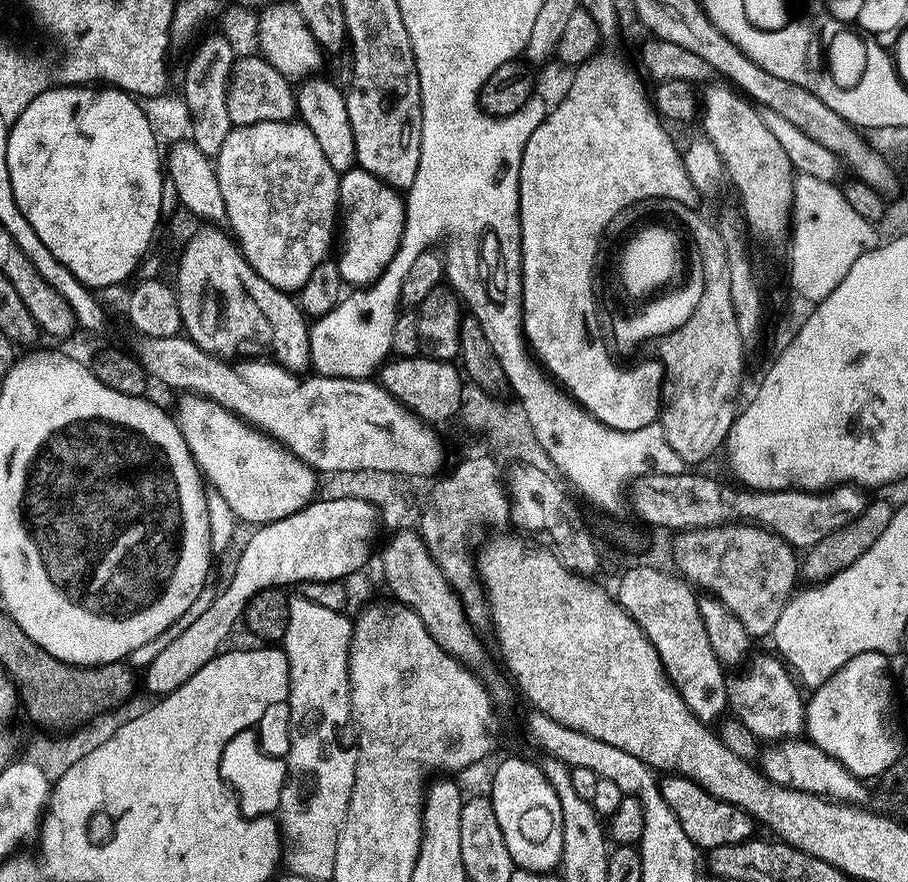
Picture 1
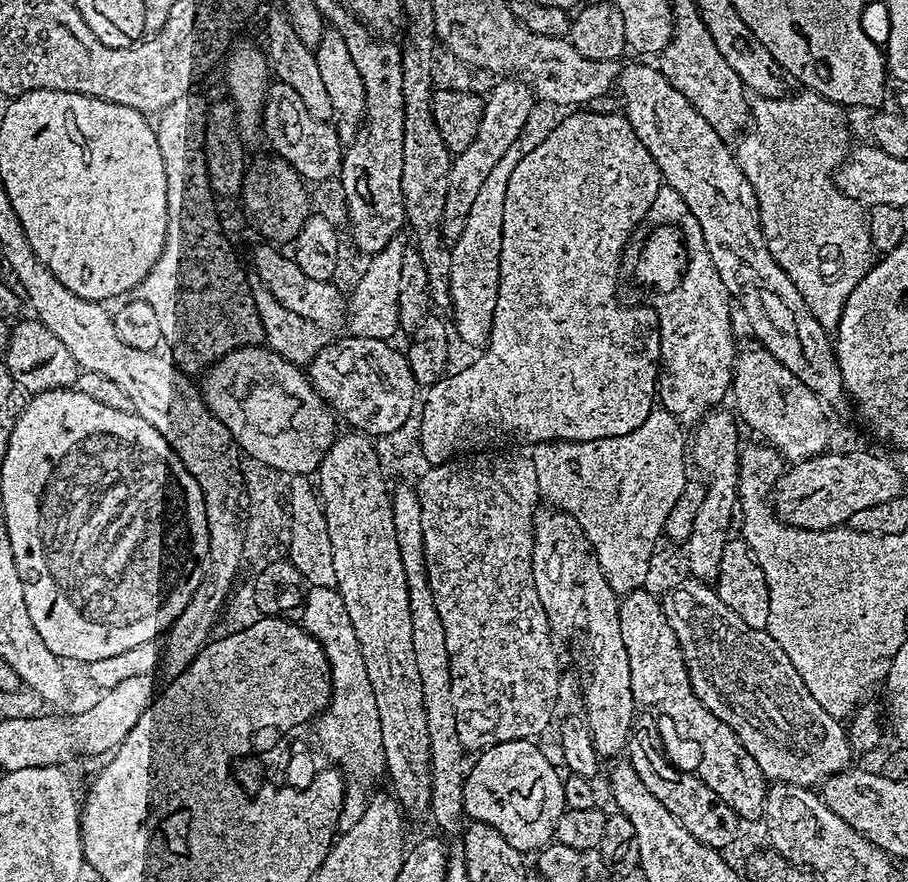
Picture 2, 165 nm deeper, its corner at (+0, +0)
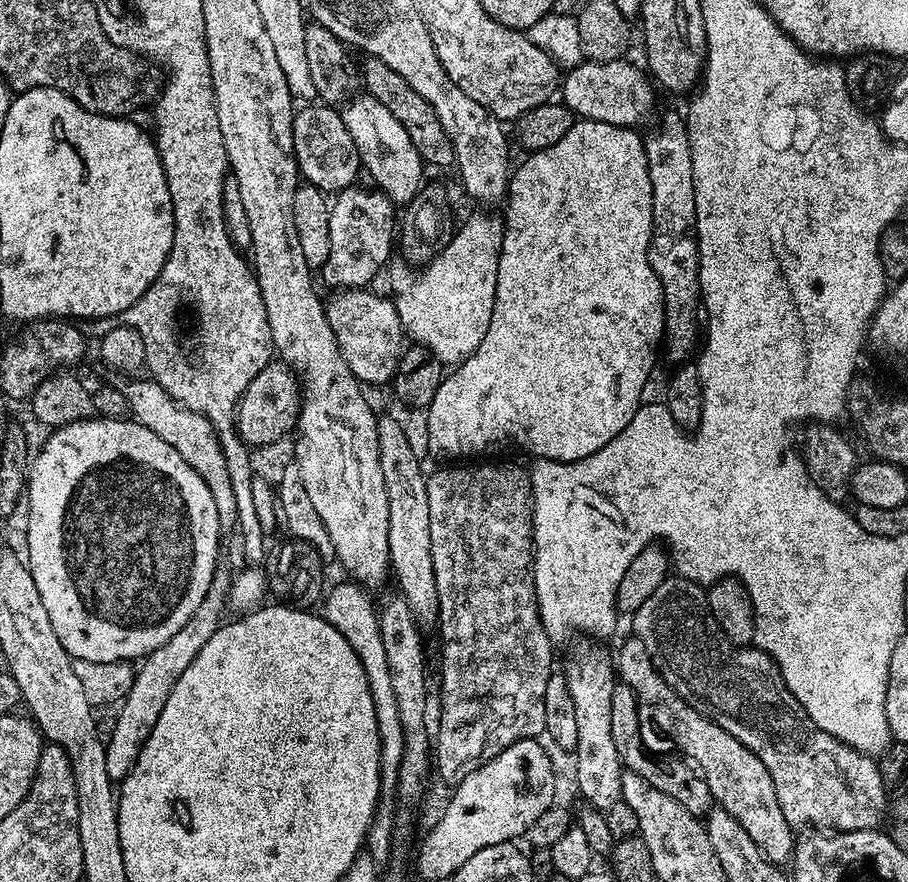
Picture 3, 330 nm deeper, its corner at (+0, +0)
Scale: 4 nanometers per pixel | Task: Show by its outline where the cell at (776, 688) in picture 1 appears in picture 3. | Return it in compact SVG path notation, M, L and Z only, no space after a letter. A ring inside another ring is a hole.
M673 575L662 581L658 590L654 590L654 594L638 606L631 620L636 631L633 632L635 639L646 646L660 677L706 719L722 726L726 734L734 734L734 738L738 738L738 742L742 742L742 746L750 749L762 766L770 770L770 778L778 794L778 806L782 806L782 814L788 824L813 824L816 827L813 829L827 830L832 834L877 827L886 799L877 761L863 752L853 752L848 744L815 728L794 694L784 687L772 657L755 646L737 646L720 631L708 609L708 597L701 585L695 580Z

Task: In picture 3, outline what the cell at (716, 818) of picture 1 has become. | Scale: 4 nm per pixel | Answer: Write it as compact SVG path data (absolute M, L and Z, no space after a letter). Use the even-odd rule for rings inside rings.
M617 682L610 694L610 734L614 734L614 746L620 755L621 765L627 771L638 774L638 778L646 778L646 782L650 782L654 790L662 790L662 794L670 794L670 798L686 806L690 814L703 817L714 804L712 791L708 789L704 777L687 759L675 760L672 756L659 756L658 753L651 752L644 745L644 736L640 733L640 720L642 720L642 713L634 690L626 683Z

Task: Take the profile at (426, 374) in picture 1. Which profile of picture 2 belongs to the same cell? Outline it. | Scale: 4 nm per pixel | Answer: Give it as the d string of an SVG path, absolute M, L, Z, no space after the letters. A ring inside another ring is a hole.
M344 334L341 340L325 343L324 348L318 352L306 366L306 375L314 386L316 393L327 402L329 408L341 421L369 438L392 434L414 416L414 409L418 404L418 385L414 374L410 370L410 362L403 351L400 352L387 340L366 338Z

